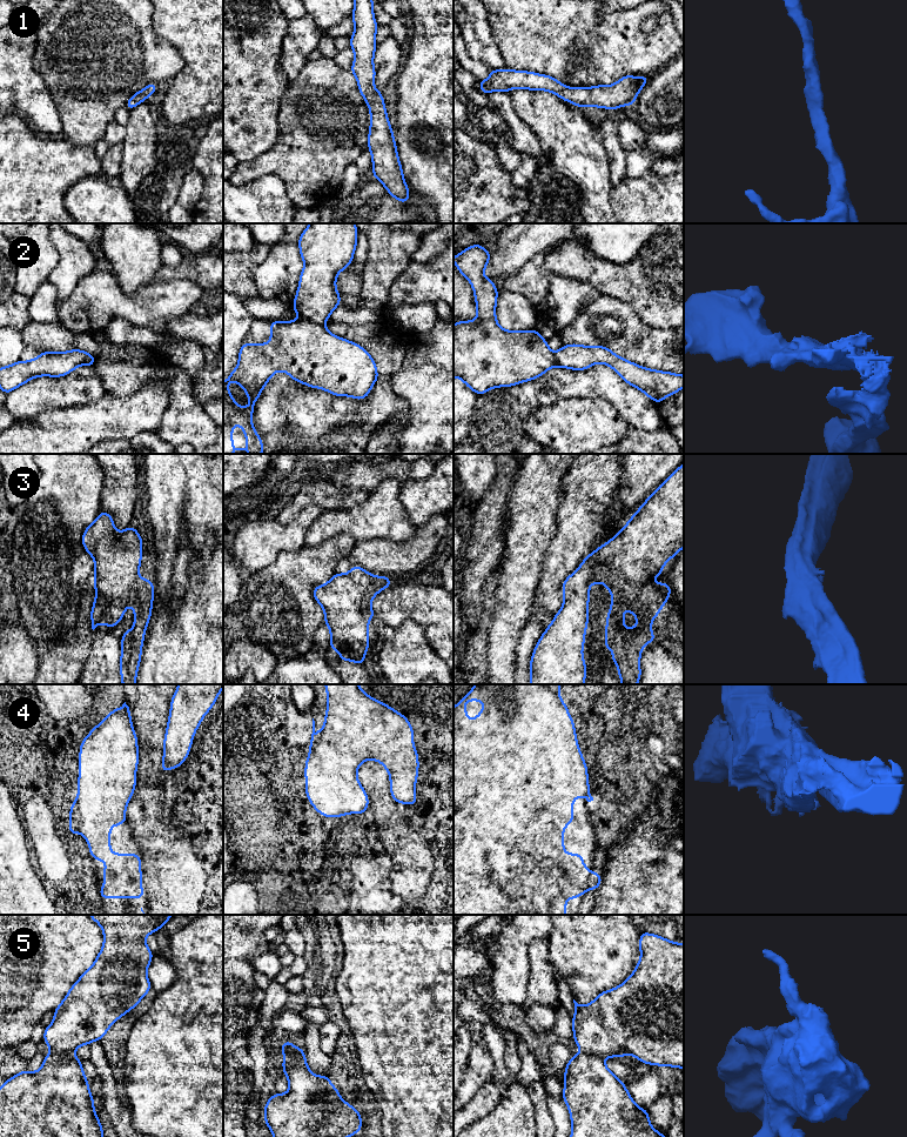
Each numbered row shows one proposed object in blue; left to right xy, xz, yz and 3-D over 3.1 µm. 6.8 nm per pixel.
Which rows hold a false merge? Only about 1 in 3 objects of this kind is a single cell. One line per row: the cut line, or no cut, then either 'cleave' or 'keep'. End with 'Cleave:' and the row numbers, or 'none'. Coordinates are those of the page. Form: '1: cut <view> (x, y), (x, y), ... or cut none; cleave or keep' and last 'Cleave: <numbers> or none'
1: cut none; keep
2: cut xz (297, 312), (304, 318), (322, 325); cleave
3: cut none; keep
4: cut none; keep
5: cut xy (52, 1050), (73, 1052); cleave
Cleave: 2, 5

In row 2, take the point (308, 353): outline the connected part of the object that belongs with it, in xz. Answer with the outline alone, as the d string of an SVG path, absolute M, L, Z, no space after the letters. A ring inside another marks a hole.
M297 313L298 314L298 313ZM298 314L297 321L270 321L269 343L242 343L236 368L223 381L223 454L247 450L248 454L262 454L263 441L251 422L255 403L270 377L284 370L294 381L310 388L321 388L335 396L350 396L364 400L378 380L376 362L360 345L331 334L323 325L316 325ZM268 321L269 322L269 321ZM236 381L251 401L248 407L238 407L228 389L228 382ZM233 424L241 426L247 434L247 448L233 446Z

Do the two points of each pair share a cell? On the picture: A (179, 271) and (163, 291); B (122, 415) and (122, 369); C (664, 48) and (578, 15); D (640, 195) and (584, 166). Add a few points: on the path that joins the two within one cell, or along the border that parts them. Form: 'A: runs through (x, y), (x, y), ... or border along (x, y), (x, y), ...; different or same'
A: border along (155, 281), (189, 280), (199, 286); different
B: border along (147, 383), (129, 395), (113, 396), (105, 394); different
C: runs through (643, 48), (609, 46), (599, 37); same
D: border along (611, 188), (611, 206), (613, 211); different

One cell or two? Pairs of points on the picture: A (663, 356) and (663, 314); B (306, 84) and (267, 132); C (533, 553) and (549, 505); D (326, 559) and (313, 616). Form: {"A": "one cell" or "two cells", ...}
{"A": "two cells", "B": "two cells", "C": "one cell", "D": "one cell"}

